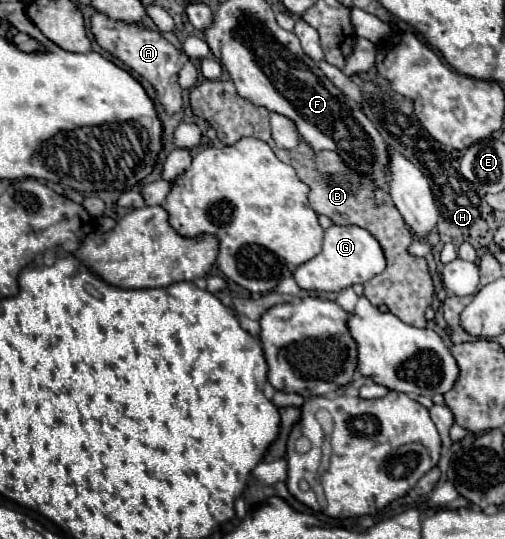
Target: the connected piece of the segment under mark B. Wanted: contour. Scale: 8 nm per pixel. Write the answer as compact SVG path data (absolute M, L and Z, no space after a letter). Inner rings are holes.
M302 141L296 149L290 149L290 151L274 147L274 153L282 163L292 165L298 173L298 179L310 187L308 201L318 215L330 217L336 225L340 225L340 217L342 217L352 225L368 229L380 241L386 253L388 265L380 275L364 283L364 297L372 305L386 305L390 313L394 313L406 325L426 327L424 311L434 297L432 277L430 277L426 259L408 253L408 247L414 241L414 235L410 233L408 225L402 221L402 215L398 213L394 203L390 199L386 199L384 203L376 203L374 185L370 185L370 177L350 169L334 151L314 153L314 149L310 149L310 145Z

